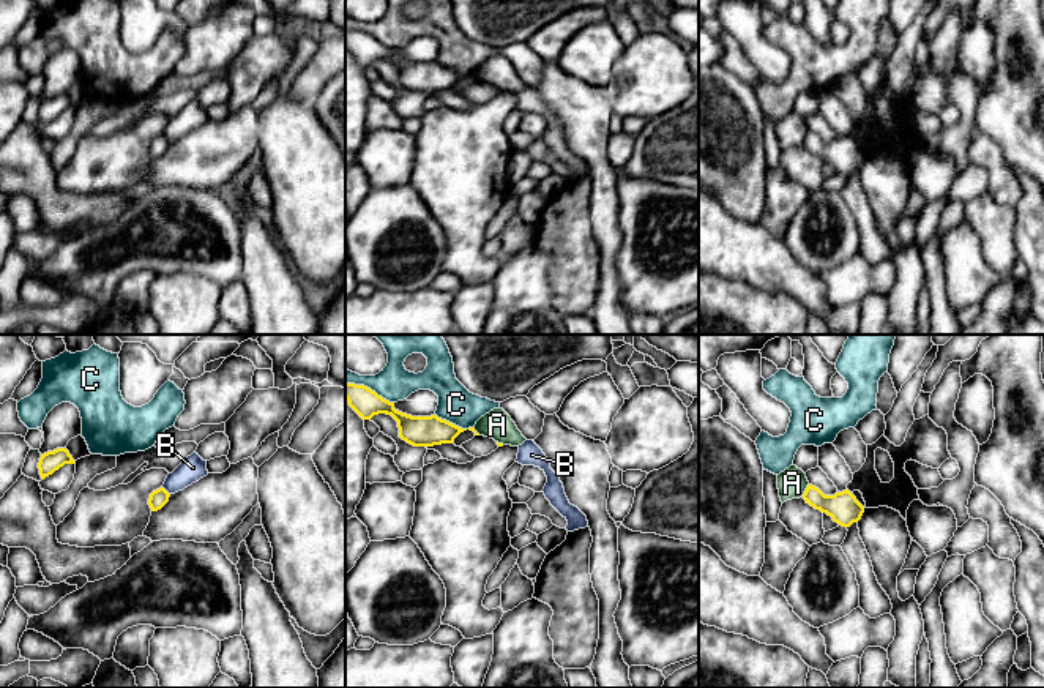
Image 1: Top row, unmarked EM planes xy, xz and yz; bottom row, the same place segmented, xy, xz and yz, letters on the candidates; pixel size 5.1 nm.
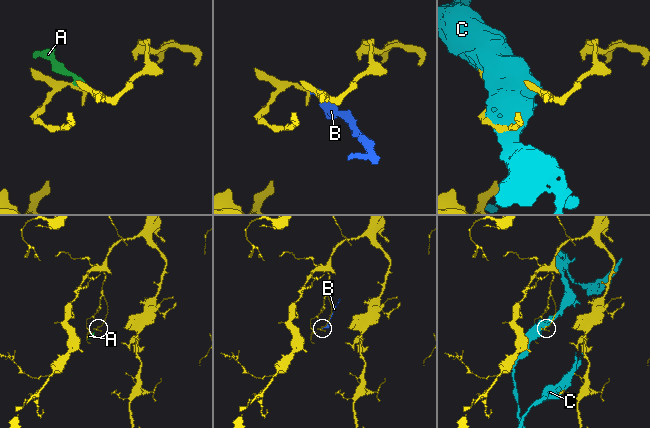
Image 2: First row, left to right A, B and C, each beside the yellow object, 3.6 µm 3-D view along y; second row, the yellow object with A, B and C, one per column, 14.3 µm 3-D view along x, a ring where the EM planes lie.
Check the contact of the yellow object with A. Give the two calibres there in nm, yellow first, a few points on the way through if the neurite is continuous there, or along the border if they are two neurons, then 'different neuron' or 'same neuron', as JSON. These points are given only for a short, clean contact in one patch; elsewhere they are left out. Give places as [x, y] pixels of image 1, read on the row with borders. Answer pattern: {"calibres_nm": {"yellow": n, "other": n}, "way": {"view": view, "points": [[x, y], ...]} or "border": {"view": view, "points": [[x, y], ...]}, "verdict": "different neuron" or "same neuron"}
{"calibres_nm": {"yellow": 160, "other": 150}, "border": {"view": "yz", "points": [[808, 483], [801, 496]]}, "verdict": "different neuron"}

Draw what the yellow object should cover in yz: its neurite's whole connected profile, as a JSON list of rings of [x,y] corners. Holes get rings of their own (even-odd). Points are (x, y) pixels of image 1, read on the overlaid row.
[[[807,484],[803,499],[815,510],[831,516],[842,527],[858,522],[864,513],[864,507],[848,489],[834,495],[825,495],[818,488]]]

